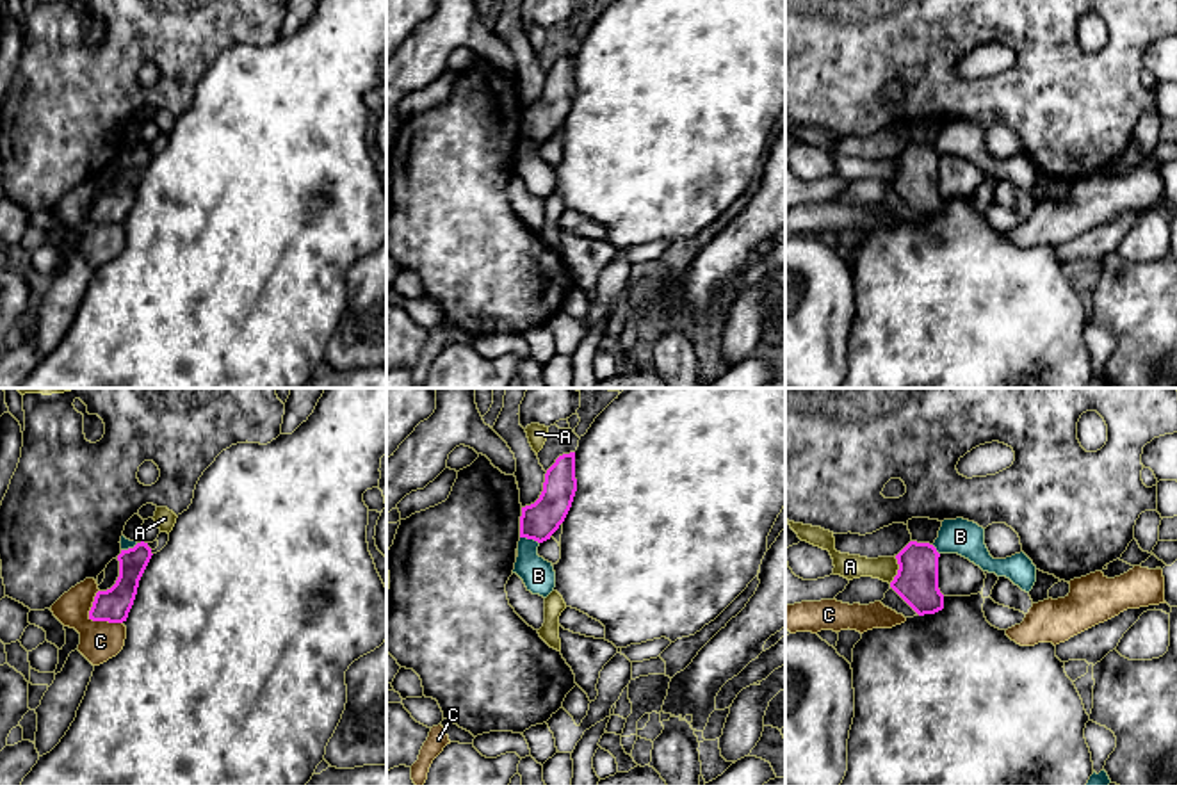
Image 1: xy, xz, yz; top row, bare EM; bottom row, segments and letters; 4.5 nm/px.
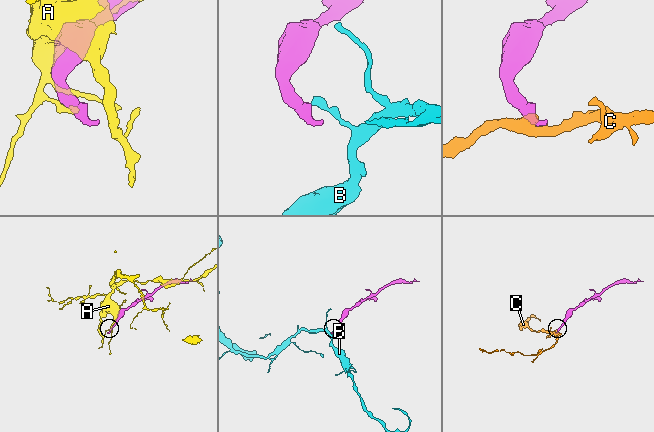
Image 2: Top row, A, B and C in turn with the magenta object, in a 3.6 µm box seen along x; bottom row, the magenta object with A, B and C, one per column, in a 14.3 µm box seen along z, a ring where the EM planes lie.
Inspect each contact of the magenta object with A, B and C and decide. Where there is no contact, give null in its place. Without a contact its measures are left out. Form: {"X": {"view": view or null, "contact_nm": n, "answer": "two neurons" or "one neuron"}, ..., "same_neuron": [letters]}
{"A": {"view": "yz", "contact_nm": 130, "answer": "two neurons"}, "B": {"view": "xz", "contact_nm": 90, "answer": "two neurons"}, "C": {"view": "xy", "contact_nm": 190, "answer": "two neurons"}, "same_neuron": []}

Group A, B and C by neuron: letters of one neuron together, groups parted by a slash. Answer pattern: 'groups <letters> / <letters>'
groups A / B / C

